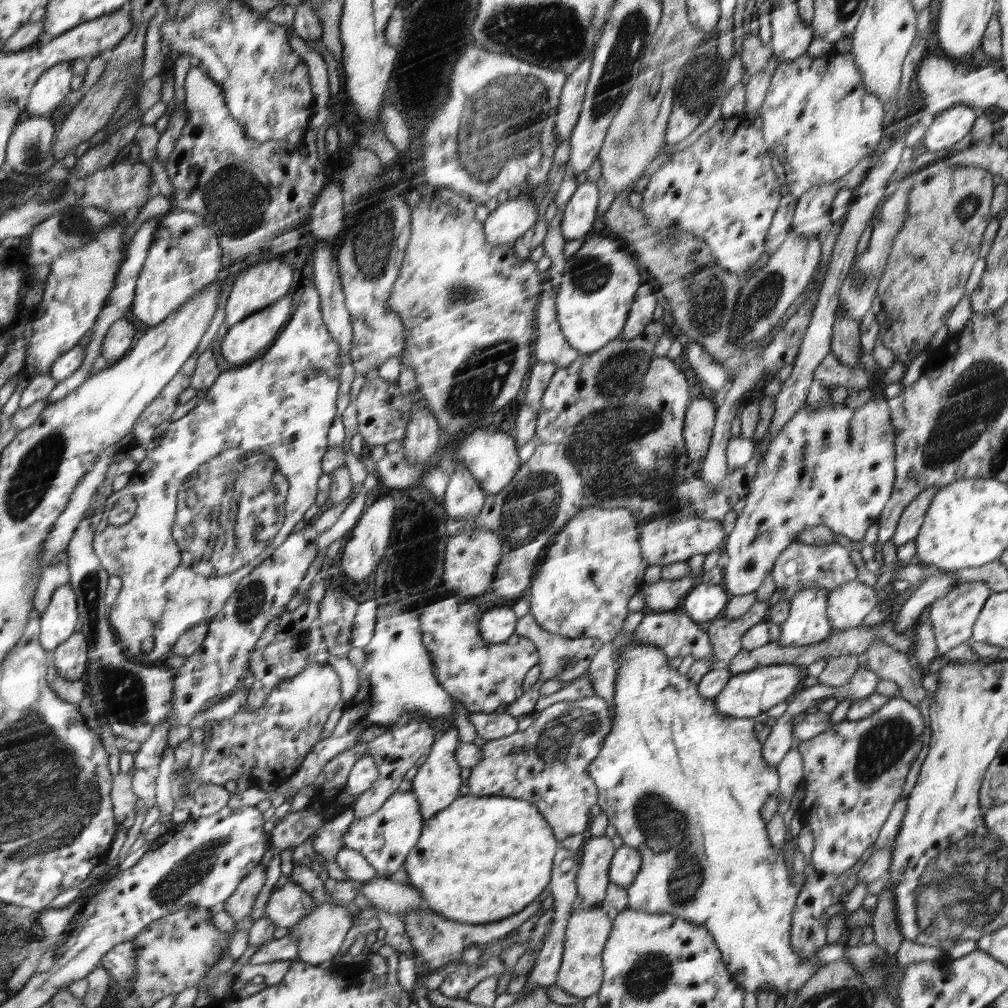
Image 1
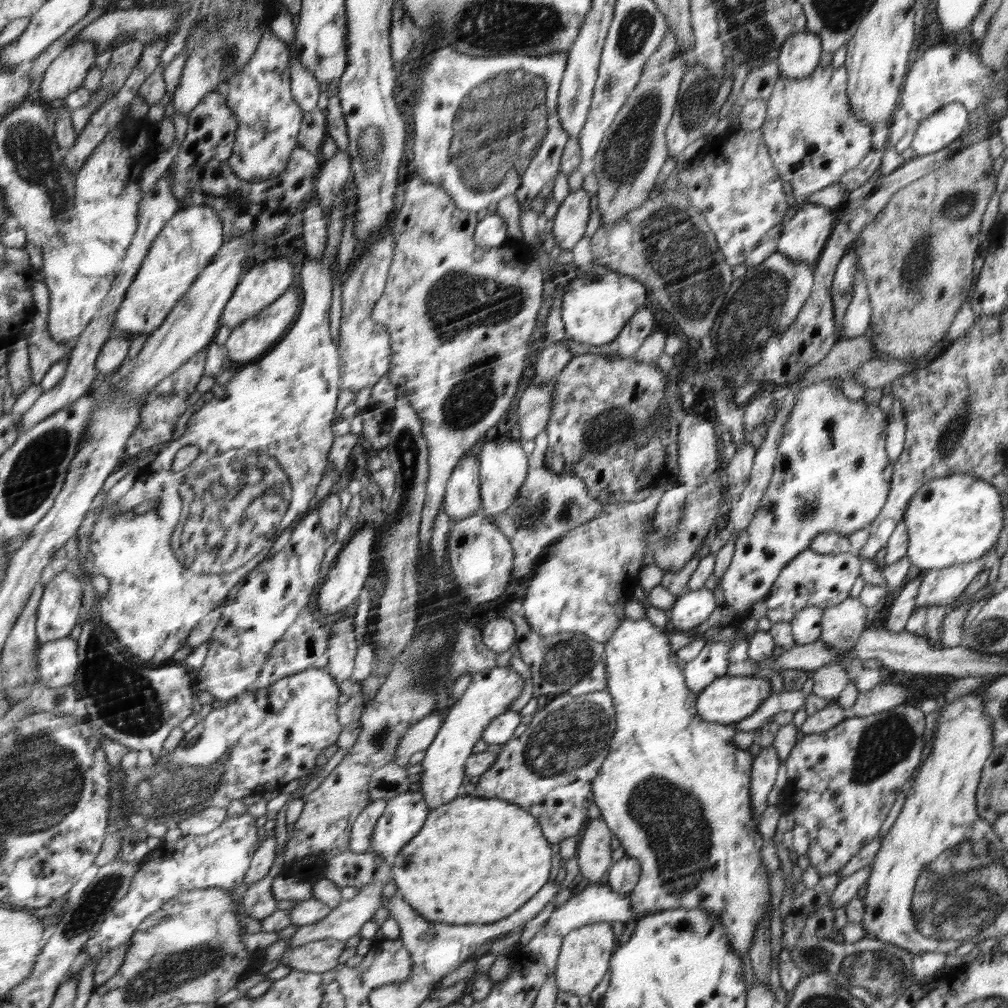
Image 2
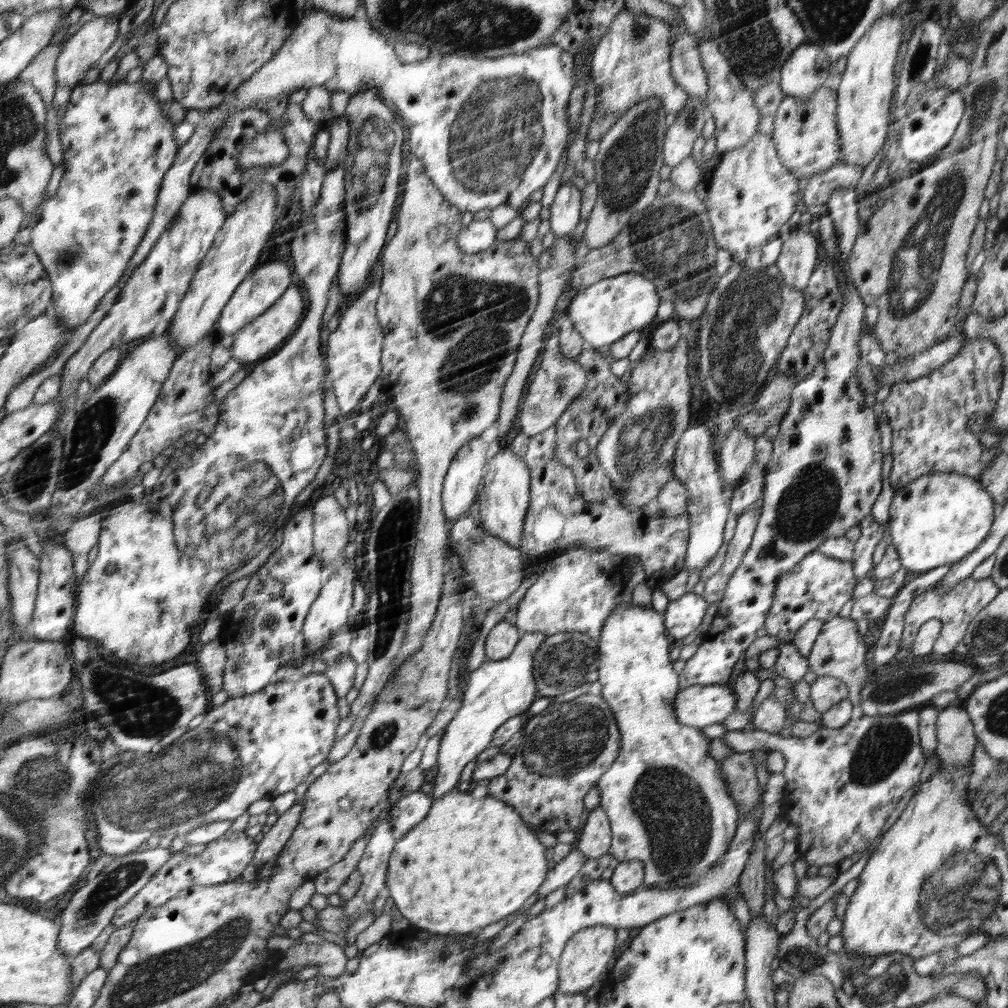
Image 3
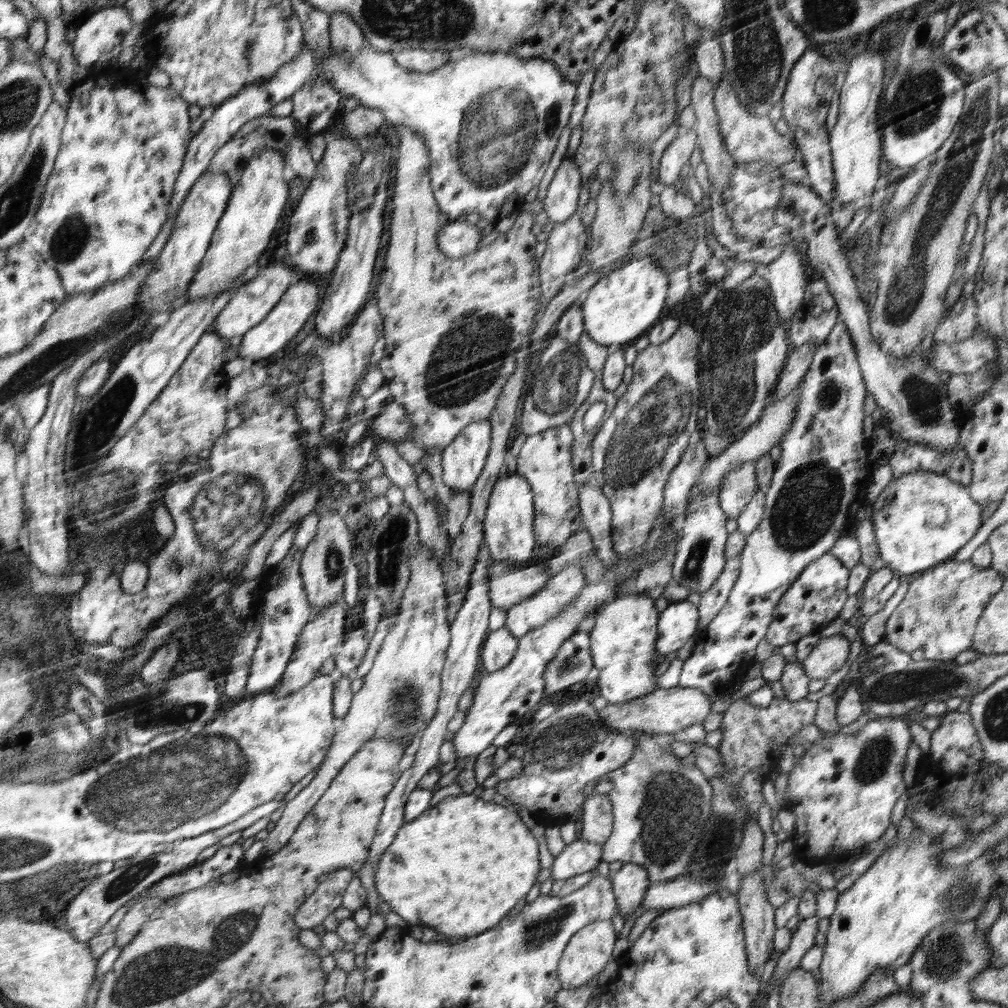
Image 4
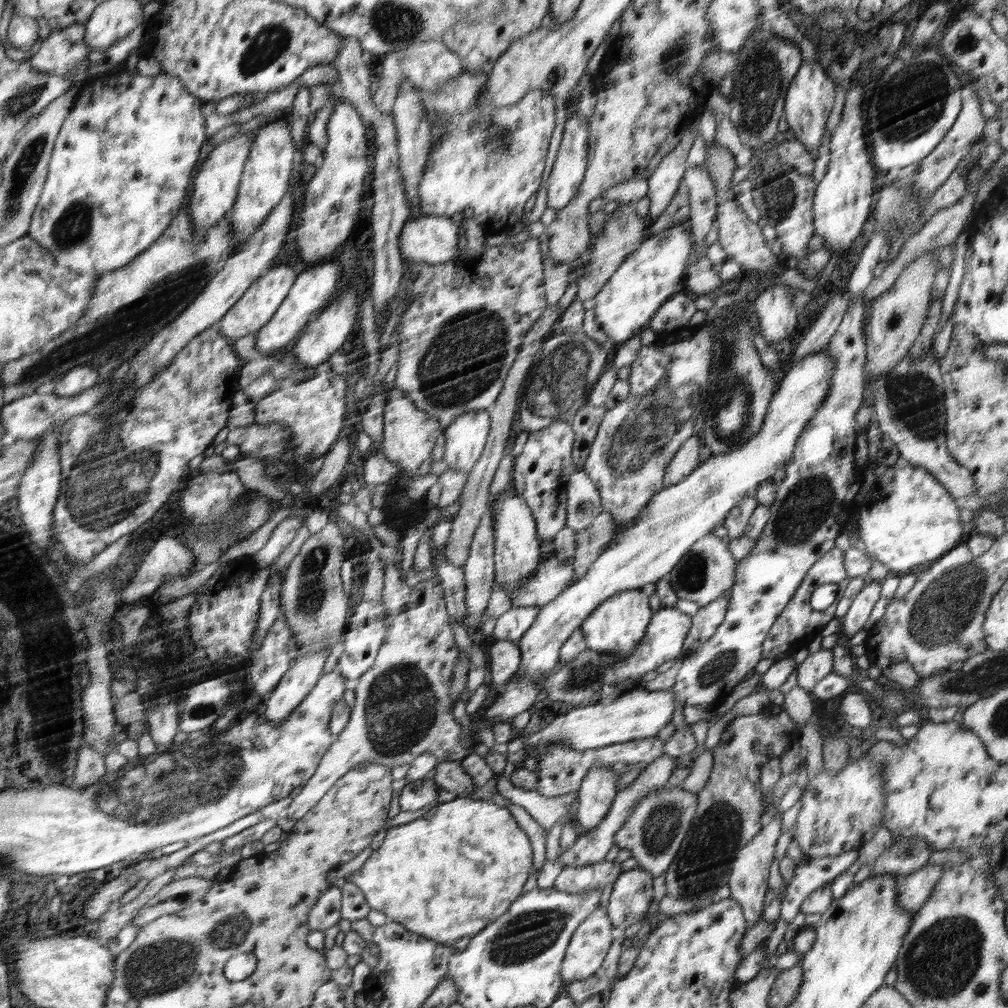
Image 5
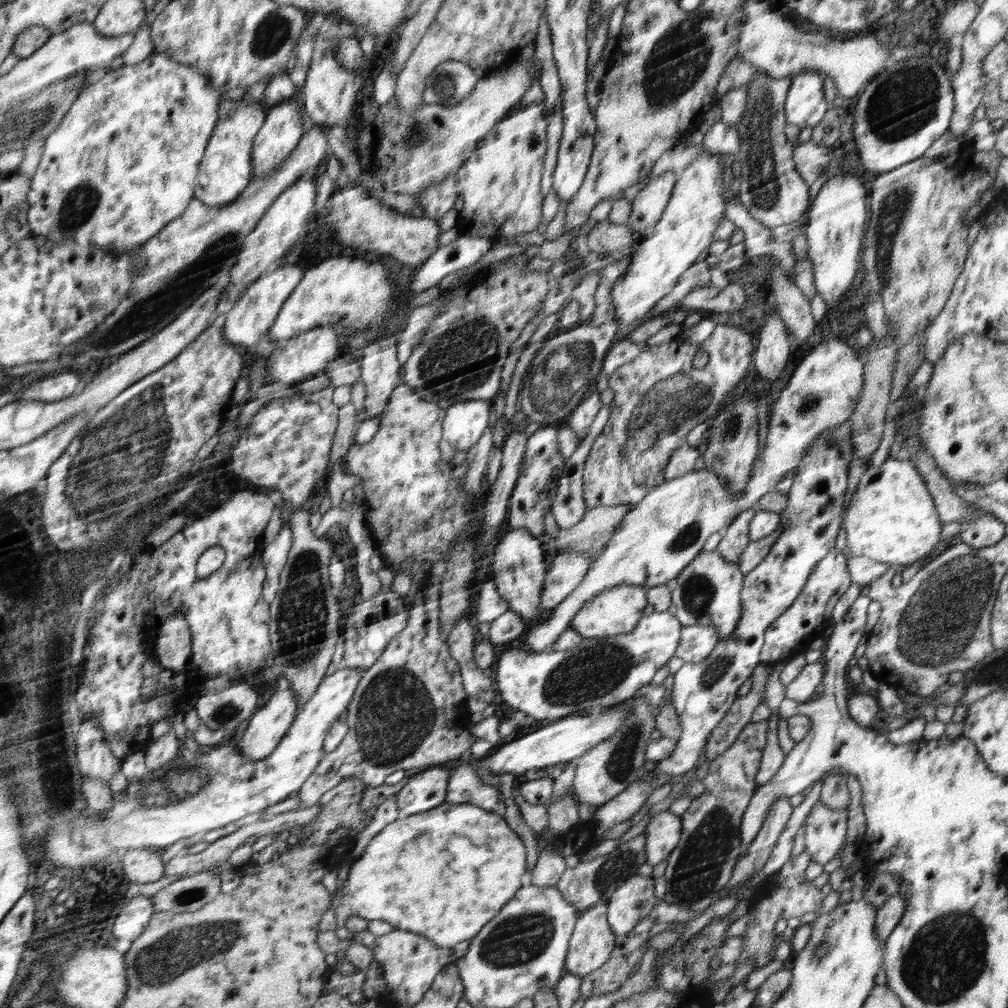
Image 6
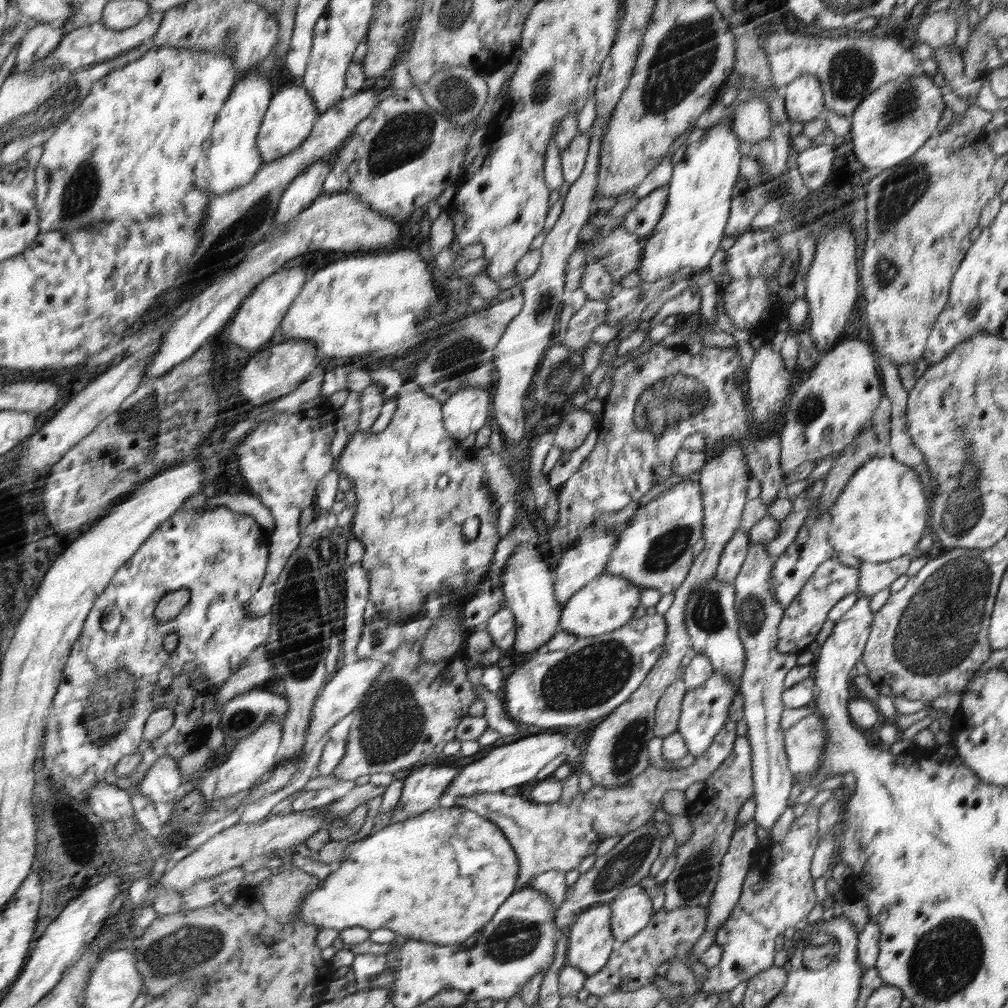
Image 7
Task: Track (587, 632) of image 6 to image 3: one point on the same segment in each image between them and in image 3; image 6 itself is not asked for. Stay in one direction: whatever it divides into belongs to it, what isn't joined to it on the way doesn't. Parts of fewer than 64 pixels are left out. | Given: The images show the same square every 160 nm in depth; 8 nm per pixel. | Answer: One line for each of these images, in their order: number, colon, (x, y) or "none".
3: (668, 801)
4: (623, 641)
5: (618, 626)

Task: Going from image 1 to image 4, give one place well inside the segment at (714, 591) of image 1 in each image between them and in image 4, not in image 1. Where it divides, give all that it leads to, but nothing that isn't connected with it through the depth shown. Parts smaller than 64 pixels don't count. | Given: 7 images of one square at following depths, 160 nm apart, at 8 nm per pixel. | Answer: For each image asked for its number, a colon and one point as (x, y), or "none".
2: (691, 608)
3: (684, 615)
4: (678, 622)

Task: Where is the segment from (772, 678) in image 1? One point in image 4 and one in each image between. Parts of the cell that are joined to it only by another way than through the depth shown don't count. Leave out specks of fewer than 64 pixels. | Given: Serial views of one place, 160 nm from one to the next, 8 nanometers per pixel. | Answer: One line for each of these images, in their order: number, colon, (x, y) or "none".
2: (730, 699)
3: (698, 706)
4: (664, 711)

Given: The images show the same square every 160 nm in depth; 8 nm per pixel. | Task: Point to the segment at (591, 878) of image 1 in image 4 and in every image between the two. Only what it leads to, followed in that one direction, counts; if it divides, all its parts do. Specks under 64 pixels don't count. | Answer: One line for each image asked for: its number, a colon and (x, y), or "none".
2: (594, 853)
3: (595, 841)
4: (598, 813)

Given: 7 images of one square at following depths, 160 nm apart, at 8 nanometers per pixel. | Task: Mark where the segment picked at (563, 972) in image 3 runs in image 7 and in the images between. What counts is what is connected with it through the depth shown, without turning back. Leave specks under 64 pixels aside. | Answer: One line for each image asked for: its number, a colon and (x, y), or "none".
4: (588, 951)
5: (589, 946)
6: (592, 940)
7: (590, 941)

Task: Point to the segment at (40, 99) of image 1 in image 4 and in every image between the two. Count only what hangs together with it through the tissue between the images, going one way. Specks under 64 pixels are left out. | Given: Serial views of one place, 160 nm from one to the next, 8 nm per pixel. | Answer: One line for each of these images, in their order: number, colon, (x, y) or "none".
2: (67, 71)
3: (80, 51)
4: (97, 34)

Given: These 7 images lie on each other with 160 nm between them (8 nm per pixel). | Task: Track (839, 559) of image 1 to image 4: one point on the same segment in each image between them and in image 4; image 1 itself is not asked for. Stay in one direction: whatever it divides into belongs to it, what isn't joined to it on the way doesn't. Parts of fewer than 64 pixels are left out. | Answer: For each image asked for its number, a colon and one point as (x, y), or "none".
2: (811, 579)
3: (818, 586)
4: (816, 598)

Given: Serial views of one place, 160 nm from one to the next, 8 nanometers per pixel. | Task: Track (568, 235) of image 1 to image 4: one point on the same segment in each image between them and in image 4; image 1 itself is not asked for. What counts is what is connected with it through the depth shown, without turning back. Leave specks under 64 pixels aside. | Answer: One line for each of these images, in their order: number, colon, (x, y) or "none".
2: (572, 215)
3: (565, 210)
4: (562, 194)

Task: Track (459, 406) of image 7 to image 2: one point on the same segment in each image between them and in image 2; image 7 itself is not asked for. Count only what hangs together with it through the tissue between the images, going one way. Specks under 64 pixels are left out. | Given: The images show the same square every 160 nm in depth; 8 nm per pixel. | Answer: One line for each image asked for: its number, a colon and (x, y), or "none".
2: (463, 499)
3: (461, 489)
4: (461, 463)
5: (466, 439)
6: (464, 423)

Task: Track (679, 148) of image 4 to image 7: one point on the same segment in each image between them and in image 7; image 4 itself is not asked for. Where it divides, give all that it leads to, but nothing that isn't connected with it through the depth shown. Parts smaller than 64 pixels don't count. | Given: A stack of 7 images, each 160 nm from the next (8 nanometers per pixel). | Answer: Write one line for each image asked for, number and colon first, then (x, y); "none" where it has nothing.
5: (662, 184)
6: (650, 204)
7: (641, 220)

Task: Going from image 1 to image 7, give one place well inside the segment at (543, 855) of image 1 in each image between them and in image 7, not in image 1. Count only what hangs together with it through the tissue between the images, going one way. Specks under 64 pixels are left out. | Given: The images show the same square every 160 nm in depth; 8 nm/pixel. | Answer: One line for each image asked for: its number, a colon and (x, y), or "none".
2: (477, 860)
3: (471, 862)
4: (427, 878)
5: (444, 875)
6: (446, 873)
7: (440, 876)

